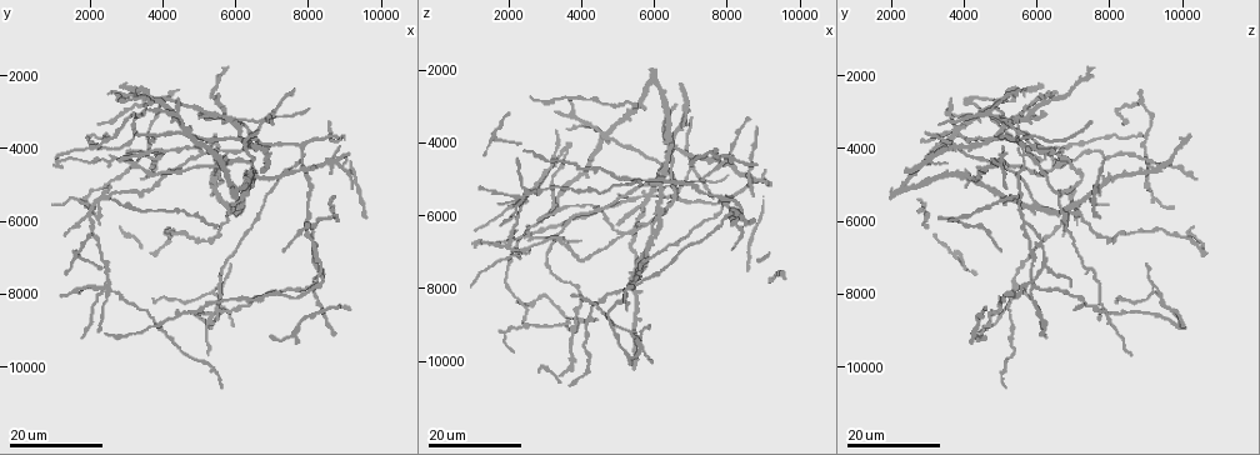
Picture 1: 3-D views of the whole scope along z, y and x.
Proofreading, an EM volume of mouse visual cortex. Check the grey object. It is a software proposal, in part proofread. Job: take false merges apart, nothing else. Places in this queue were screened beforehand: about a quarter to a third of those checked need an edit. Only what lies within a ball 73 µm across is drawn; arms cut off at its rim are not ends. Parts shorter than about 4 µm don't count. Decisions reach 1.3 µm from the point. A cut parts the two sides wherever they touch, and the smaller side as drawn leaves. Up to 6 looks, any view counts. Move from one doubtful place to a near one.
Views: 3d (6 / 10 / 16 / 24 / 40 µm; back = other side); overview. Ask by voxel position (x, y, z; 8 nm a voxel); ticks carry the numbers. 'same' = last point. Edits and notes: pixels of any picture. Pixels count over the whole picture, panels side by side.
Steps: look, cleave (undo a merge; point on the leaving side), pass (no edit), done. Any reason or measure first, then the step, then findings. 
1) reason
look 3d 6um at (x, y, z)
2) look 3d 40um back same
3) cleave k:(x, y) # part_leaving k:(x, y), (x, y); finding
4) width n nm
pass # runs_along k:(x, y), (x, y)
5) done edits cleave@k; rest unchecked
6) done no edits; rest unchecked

a fork
look 3d 24um at (5600, 8400, 9700)

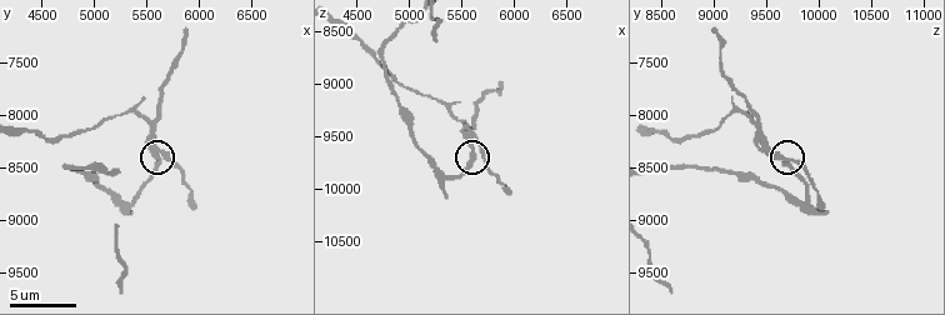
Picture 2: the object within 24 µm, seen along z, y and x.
look 3d 10um at (5680, 8380, 9660)

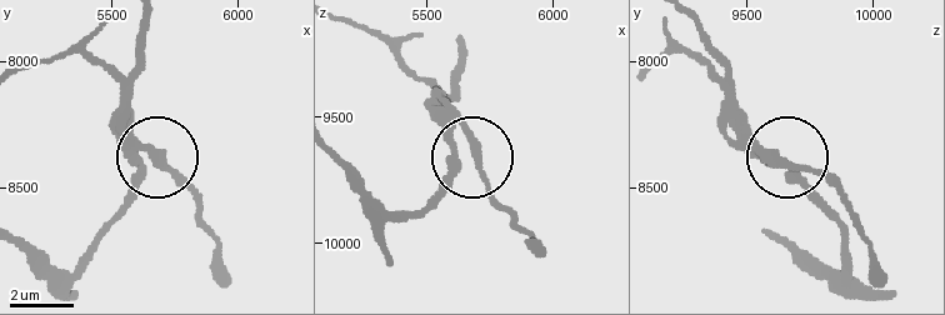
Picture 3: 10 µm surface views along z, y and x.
width 210 nm
cleave 3:(120, 138) # part_leaving 3:(139, 164), (128, 99), (90, 59), (66, 50), (25, 66); two cells meet here

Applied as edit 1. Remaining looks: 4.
arms part here
look 3d 16um at (8200, 7300, 6200)

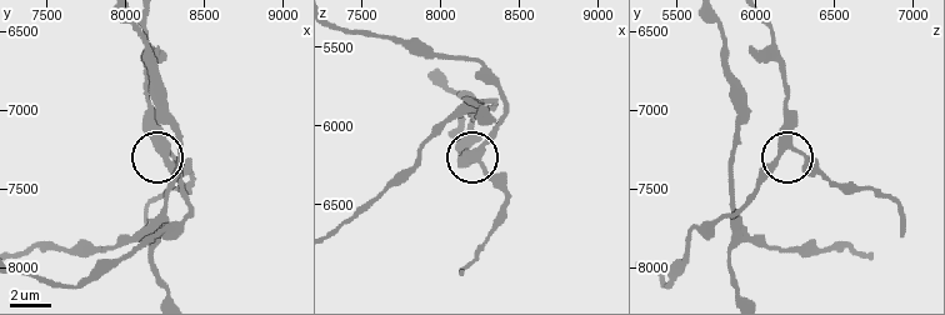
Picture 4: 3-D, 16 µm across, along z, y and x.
zoom in
look 3d 10um at (8220, 7220, 6200)

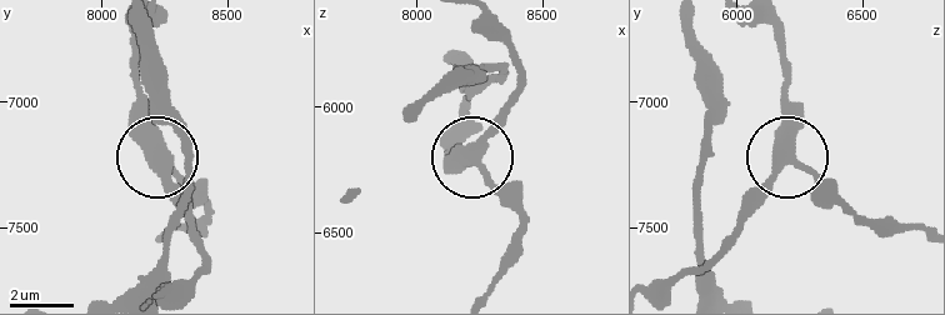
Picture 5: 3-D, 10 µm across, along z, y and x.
pass # runs_along 5:(450, 134), (450, 150), (475, 159), (520, 204); all the same cell

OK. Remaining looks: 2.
look 3d 24um at (4700, 3600, 3800)

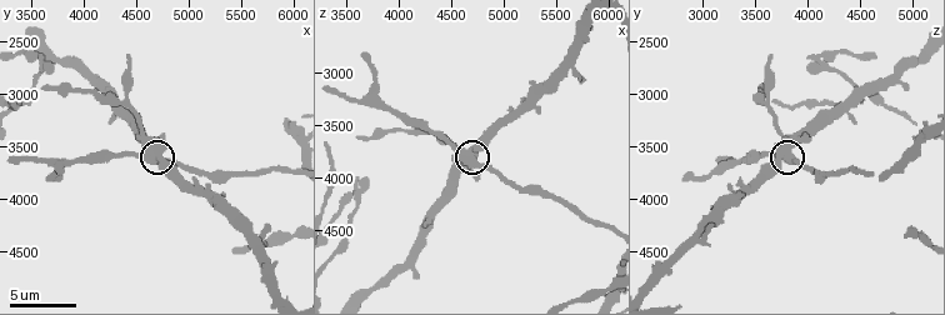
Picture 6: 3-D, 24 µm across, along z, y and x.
closer look
look 3d 6um at (4640, 3580, 3860)

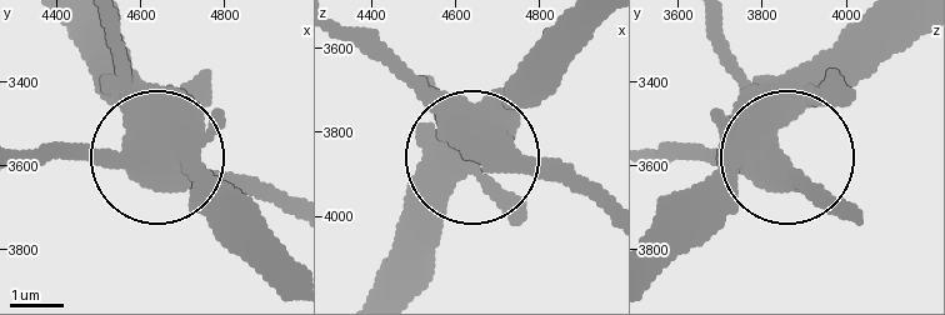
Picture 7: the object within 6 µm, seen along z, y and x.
pass # one cell here

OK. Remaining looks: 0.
done edits cleave@3; rest unchecked

